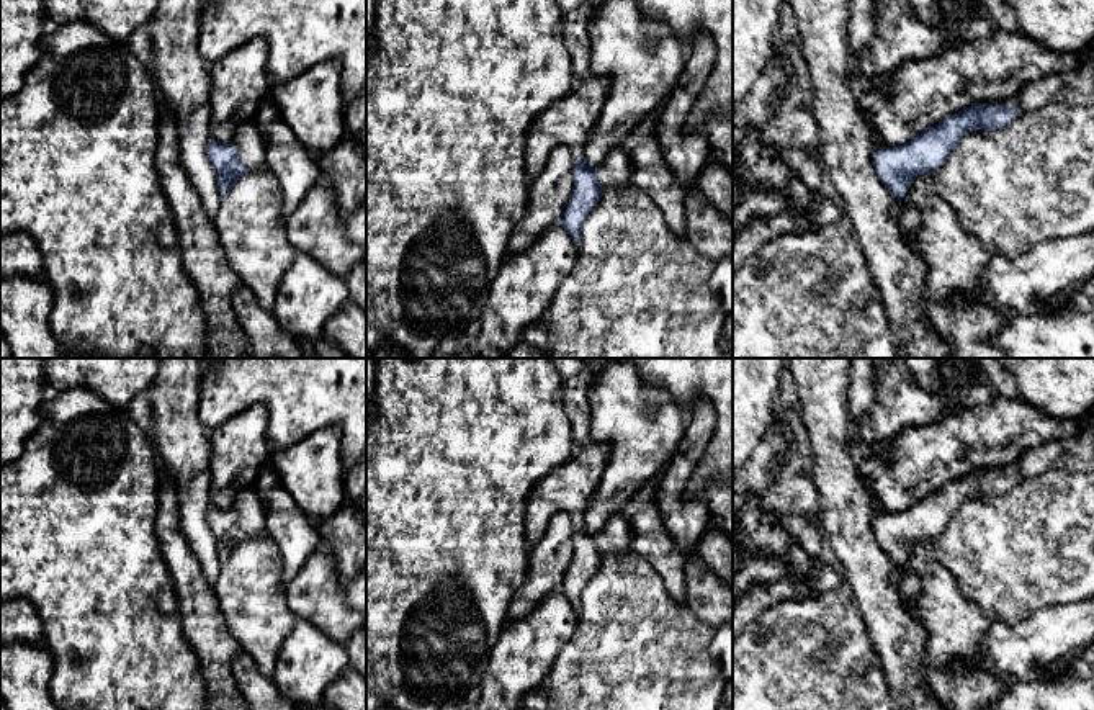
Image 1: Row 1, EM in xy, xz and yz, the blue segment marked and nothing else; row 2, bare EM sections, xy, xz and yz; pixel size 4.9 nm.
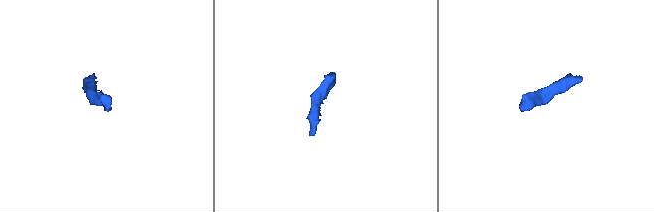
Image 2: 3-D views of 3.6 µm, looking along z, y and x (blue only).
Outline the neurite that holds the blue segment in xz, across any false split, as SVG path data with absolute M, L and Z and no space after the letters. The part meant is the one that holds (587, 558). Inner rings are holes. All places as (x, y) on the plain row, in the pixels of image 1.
M620 514L612 515L599 533L587 533L577 520L572 537L574 556L559 587L576 612L579 612L584 587L603 558L613 550L628 548L630 538L630 527Z

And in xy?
M255 486L239 492L232 510L211 506L206 520L216 538L221 563L226 563L249 535L265 533L265 509Z

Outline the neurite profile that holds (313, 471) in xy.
M330 425L296 443L273 450L270 456L281 486L314 522L324 522L347 502L343 483L348 466L340 453L340 434L339 425Z

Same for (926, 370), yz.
M906 358L906 362L922 389L937 393L942 388L939 373L942 358Z

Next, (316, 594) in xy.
M321 548L286 586L286 597L296 618L311 622L339 643L347 645L363 625L360 613L345 599L332 555Z

